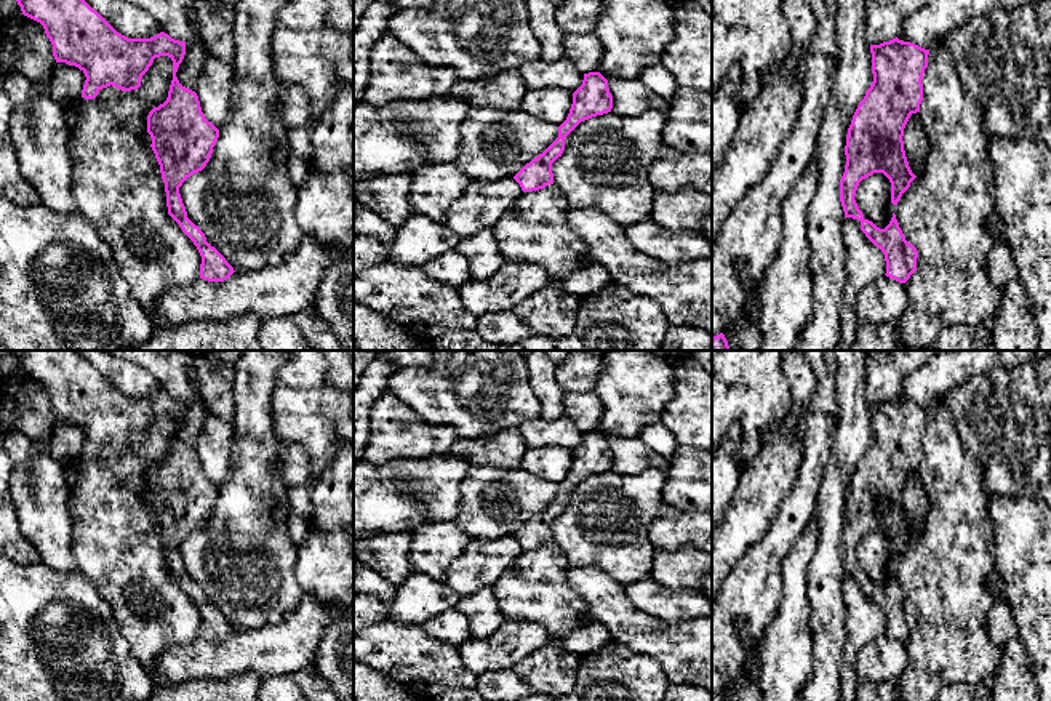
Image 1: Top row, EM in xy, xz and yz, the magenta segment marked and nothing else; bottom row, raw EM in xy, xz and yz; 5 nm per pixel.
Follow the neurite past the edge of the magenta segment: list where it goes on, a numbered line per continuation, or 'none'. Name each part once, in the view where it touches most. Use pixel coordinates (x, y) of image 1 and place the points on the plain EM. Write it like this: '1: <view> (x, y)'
none

